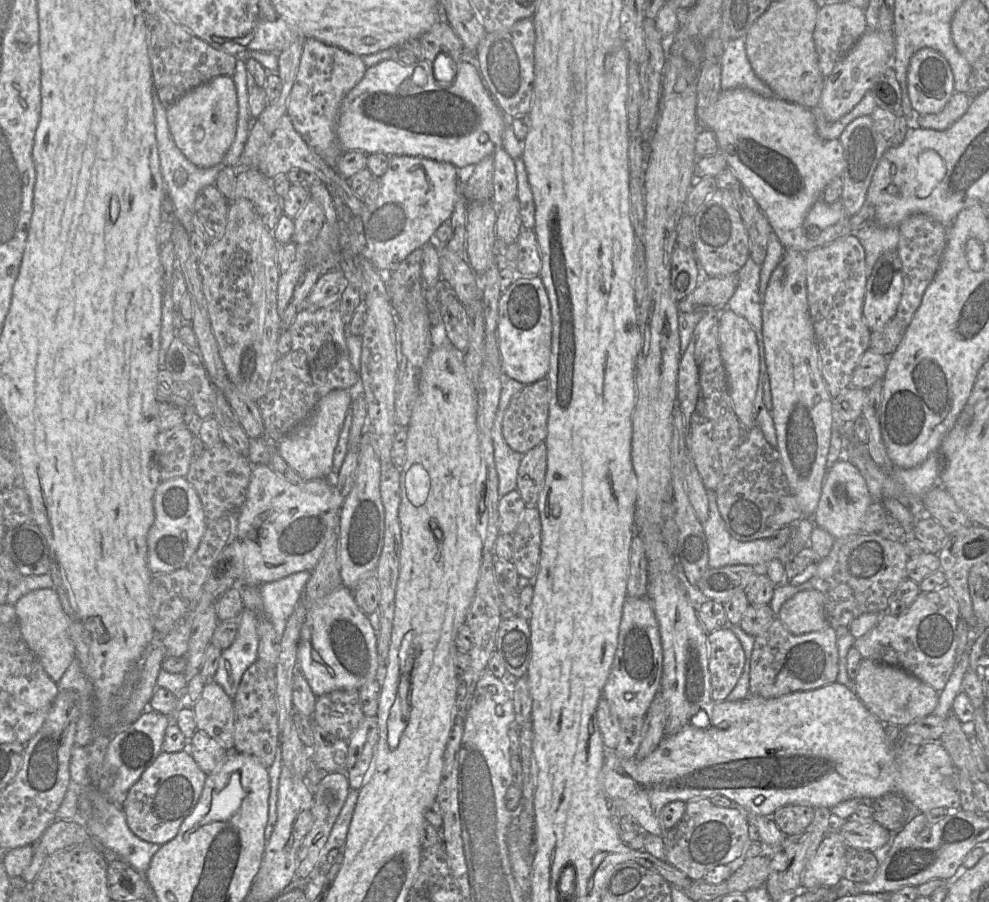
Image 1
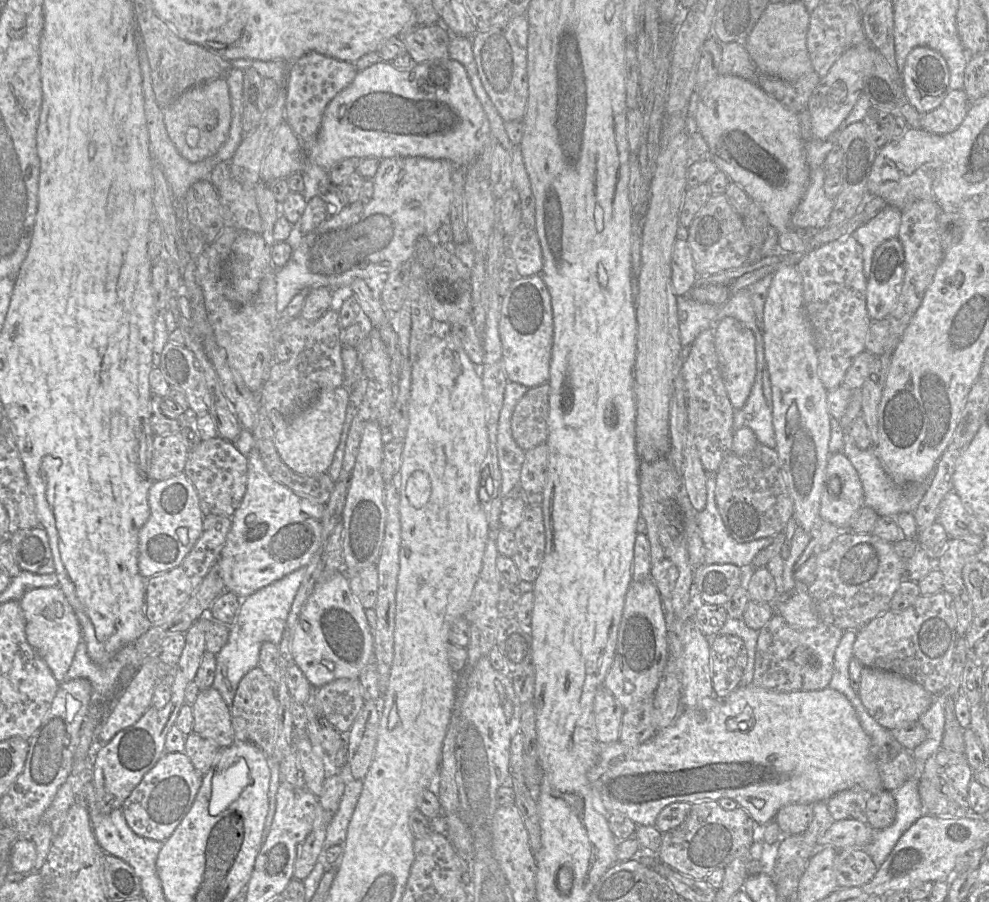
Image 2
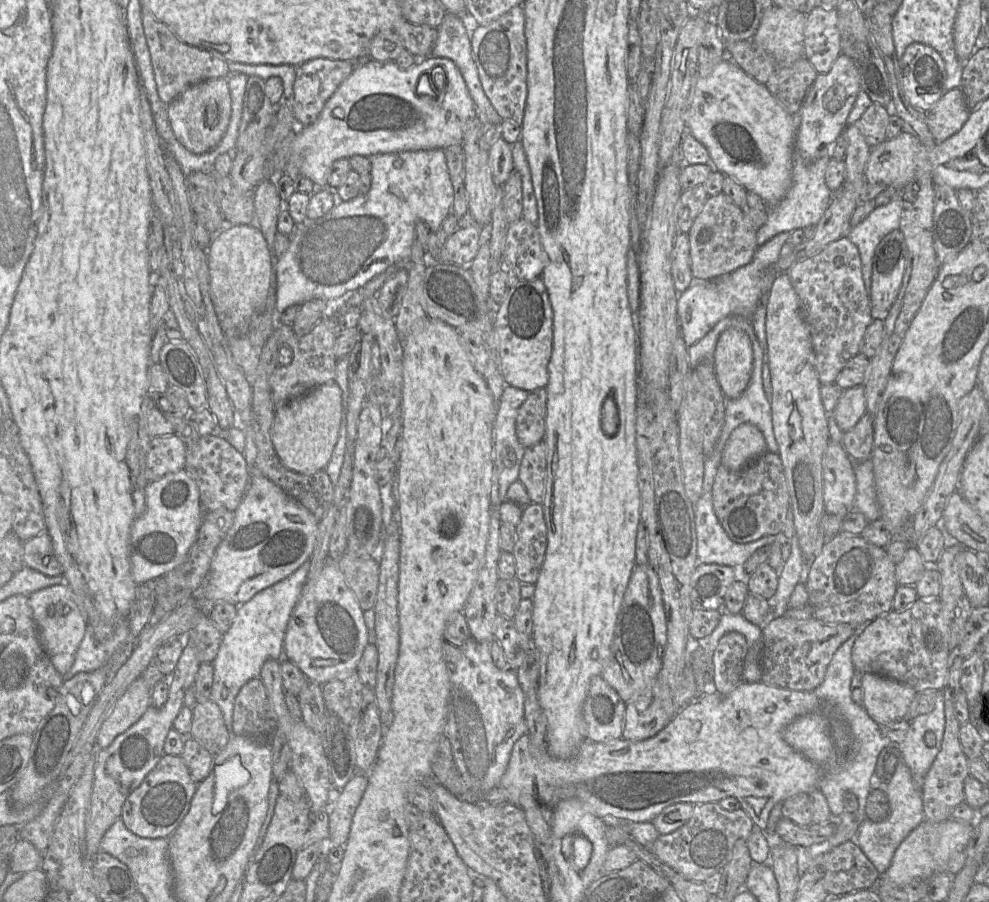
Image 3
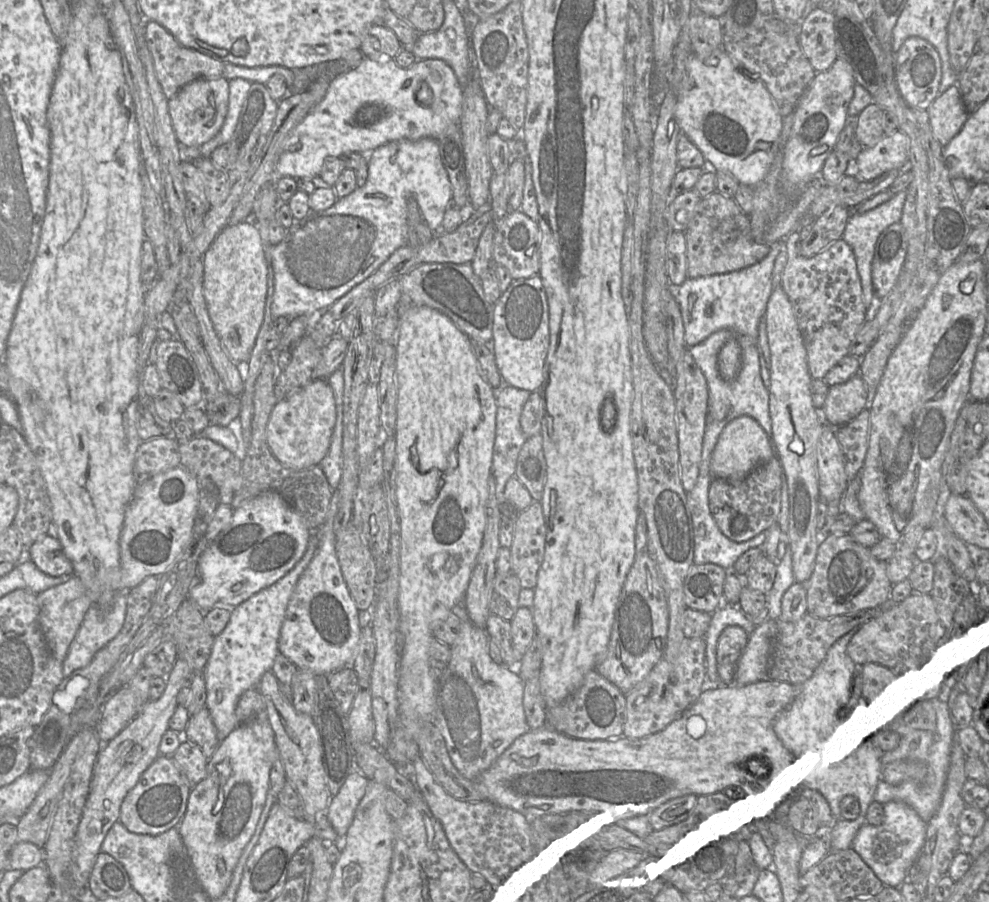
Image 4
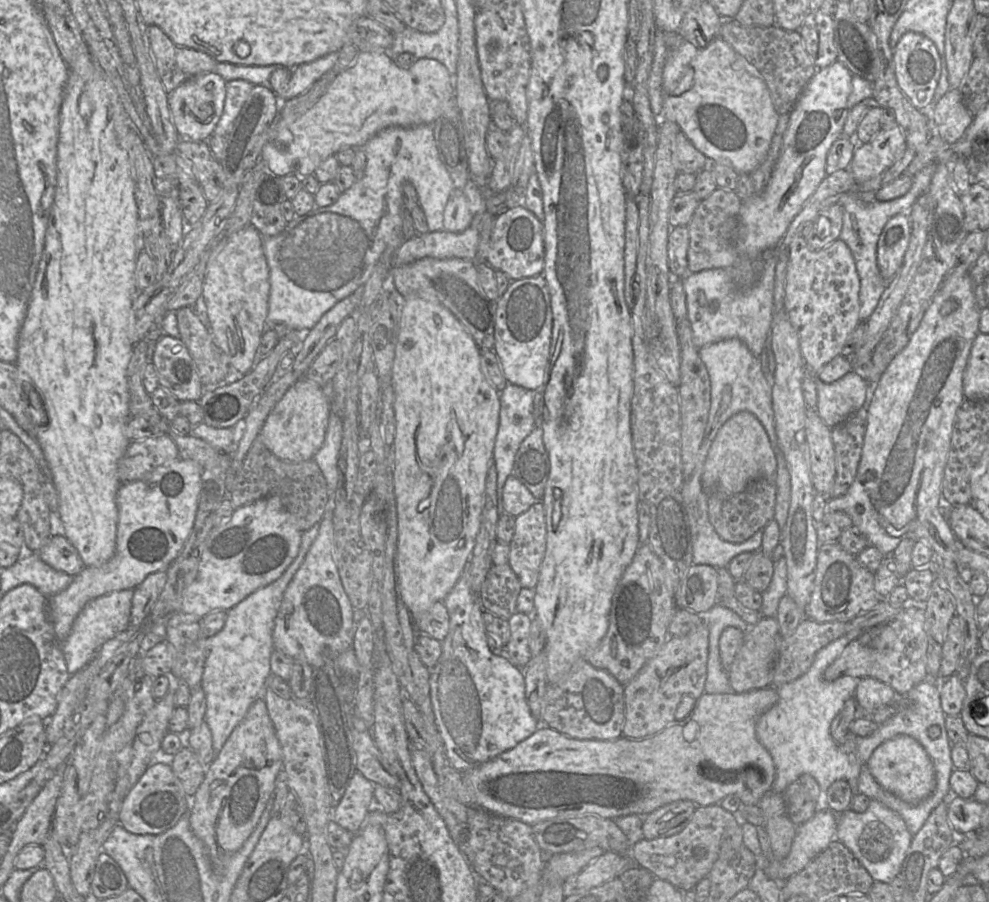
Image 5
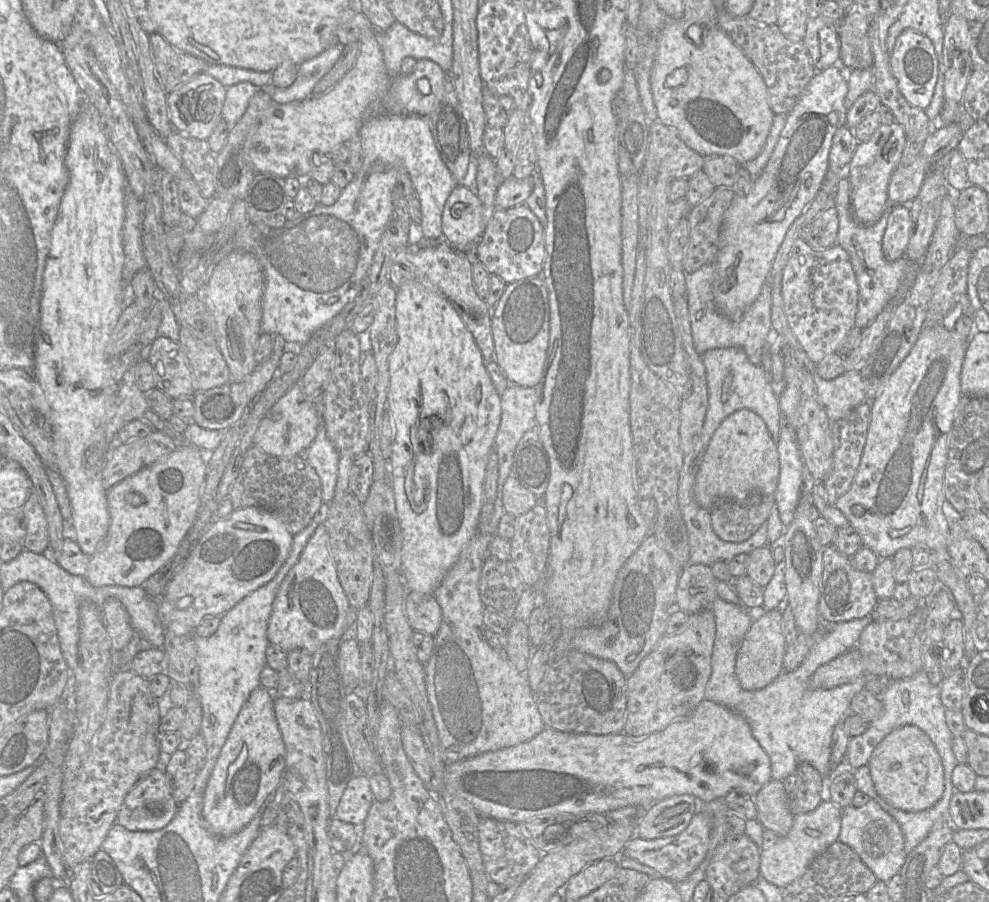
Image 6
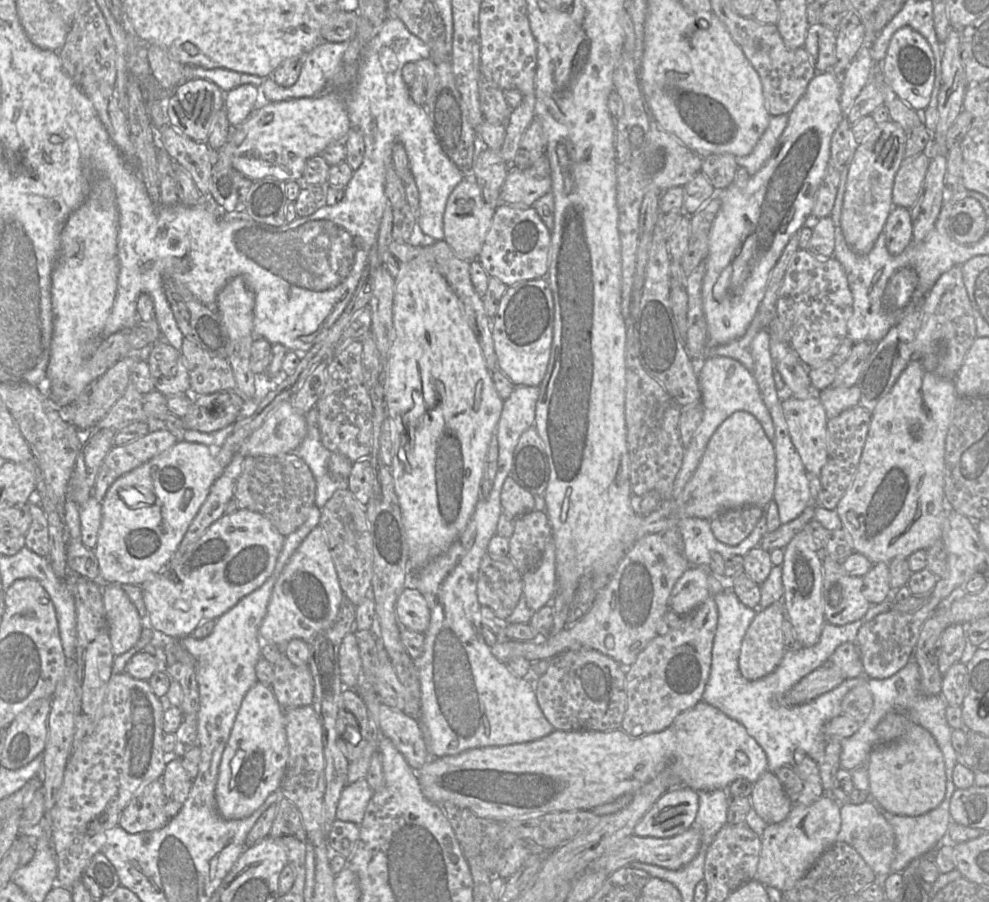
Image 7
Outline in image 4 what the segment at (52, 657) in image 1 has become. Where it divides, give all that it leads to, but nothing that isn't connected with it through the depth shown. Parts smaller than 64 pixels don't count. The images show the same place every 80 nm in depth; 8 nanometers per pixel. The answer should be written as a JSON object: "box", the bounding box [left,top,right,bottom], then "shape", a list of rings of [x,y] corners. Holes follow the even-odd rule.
{"box":[37,575,92,663],"shape":[[[72,575],[66,583],[51,587],[37,594],[39,605],[39,622],[47,642],[47,646],[56,660],[63,663],[69,646],[74,639],[83,618],[92,604],[89,591],[76,575]]]}

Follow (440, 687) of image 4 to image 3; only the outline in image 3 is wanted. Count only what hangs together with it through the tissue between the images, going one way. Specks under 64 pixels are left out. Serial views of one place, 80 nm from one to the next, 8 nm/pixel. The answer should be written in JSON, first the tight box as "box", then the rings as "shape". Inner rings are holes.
{"box":[445,637,527,792],"shape":[[[469,637],[460,649],[461,659],[456,670],[450,675],[445,735],[450,741],[455,764],[464,783],[475,791],[488,792],[499,786],[506,772],[513,745],[527,734],[524,718],[525,694],[518,682],[517,671],[502,670],[493,663],[490,642],[478,642]]]}

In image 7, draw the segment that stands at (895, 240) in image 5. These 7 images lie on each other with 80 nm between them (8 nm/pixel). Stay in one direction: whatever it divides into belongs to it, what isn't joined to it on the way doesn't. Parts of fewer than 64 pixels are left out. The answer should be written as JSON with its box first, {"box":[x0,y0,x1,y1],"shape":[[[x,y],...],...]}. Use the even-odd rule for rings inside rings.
{"box":[884,206,913,255],"shape":[[[894,206],[884,227],[888,252],[891,255],[901,254],[913,240],[912,231],[910,209]]]}

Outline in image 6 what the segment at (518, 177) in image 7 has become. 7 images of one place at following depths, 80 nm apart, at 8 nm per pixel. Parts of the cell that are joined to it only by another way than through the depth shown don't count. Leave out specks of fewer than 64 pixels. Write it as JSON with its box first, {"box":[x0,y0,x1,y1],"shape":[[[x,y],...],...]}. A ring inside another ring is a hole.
{"box":[495,174,538,209],"shape":[[[538,174],[524,178],[517,179],[510,177],[501,182],[495,197],[495,205],[497,209],[509,209],[519,205],[525,205],[526,200],[531,195]]]}

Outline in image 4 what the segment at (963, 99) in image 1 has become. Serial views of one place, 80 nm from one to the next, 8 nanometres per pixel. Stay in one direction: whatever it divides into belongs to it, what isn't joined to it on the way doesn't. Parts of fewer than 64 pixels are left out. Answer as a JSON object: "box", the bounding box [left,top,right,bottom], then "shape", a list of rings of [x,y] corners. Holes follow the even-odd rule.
{"box":[928,84,969,146],"shape":[[[957,84],[938,95],[928,108],[933,135],[942,146],[946,146],[962,130],[969,115]]]}

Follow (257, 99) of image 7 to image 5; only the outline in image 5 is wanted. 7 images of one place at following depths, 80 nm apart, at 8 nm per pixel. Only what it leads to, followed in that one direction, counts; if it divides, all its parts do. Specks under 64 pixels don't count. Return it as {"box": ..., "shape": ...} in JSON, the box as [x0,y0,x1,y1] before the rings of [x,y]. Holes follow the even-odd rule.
{"box":[213,79,253,136],"shape":[[[240,79],[227,82],[223,113],[213,135],[226,136],[229,133],[253,86],[251,82]]]}

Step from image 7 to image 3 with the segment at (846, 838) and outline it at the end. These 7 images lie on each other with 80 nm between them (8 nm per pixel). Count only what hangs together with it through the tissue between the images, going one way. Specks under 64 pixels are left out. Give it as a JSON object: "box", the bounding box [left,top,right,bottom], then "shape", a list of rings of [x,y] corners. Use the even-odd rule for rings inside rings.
{"box":[851,760,924,875],"shape":[[[902,760],[898,762],[894,773],[884,784],[884,791],[890,806],[888,818],[882,822],[873,822],[866,818],[859,825],[855,837],[851,839],[860,847],[880,875],[889,868],[893,855],[901,842],[924,820],[921,787],[917,785],[909,768]]]}

